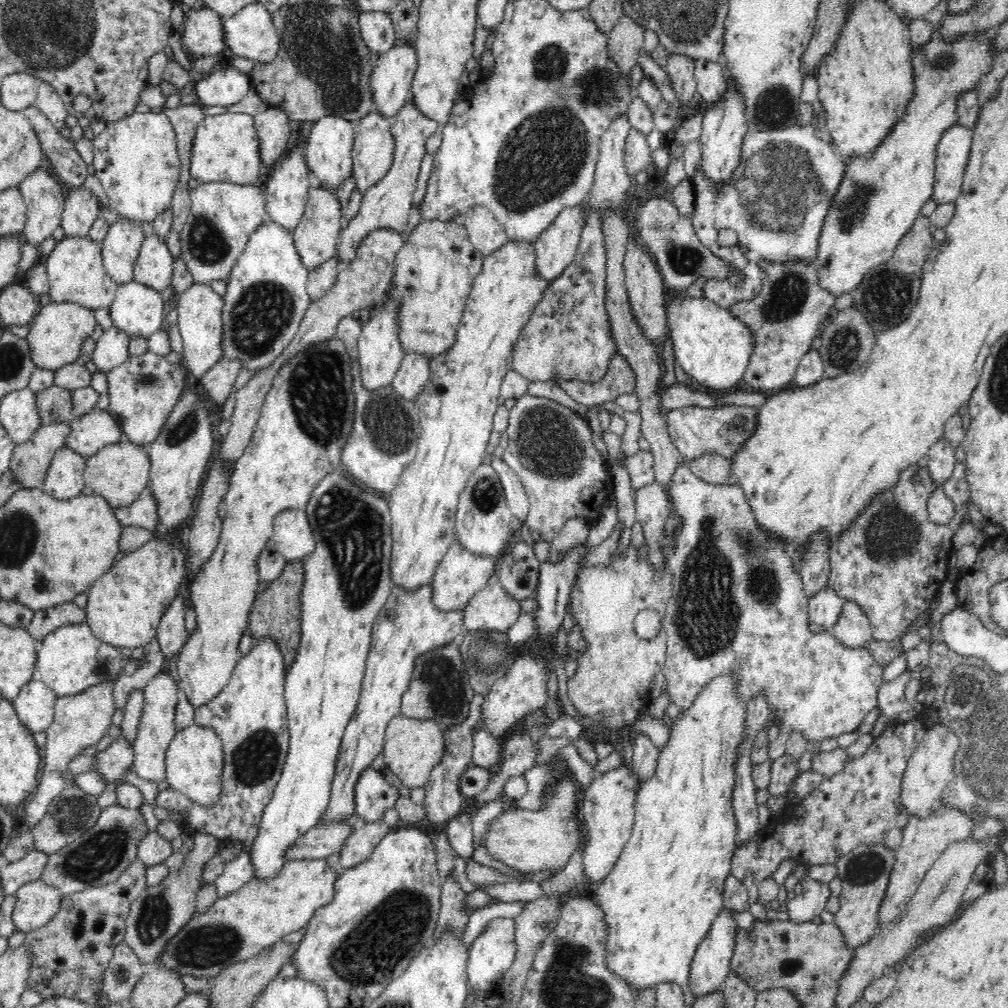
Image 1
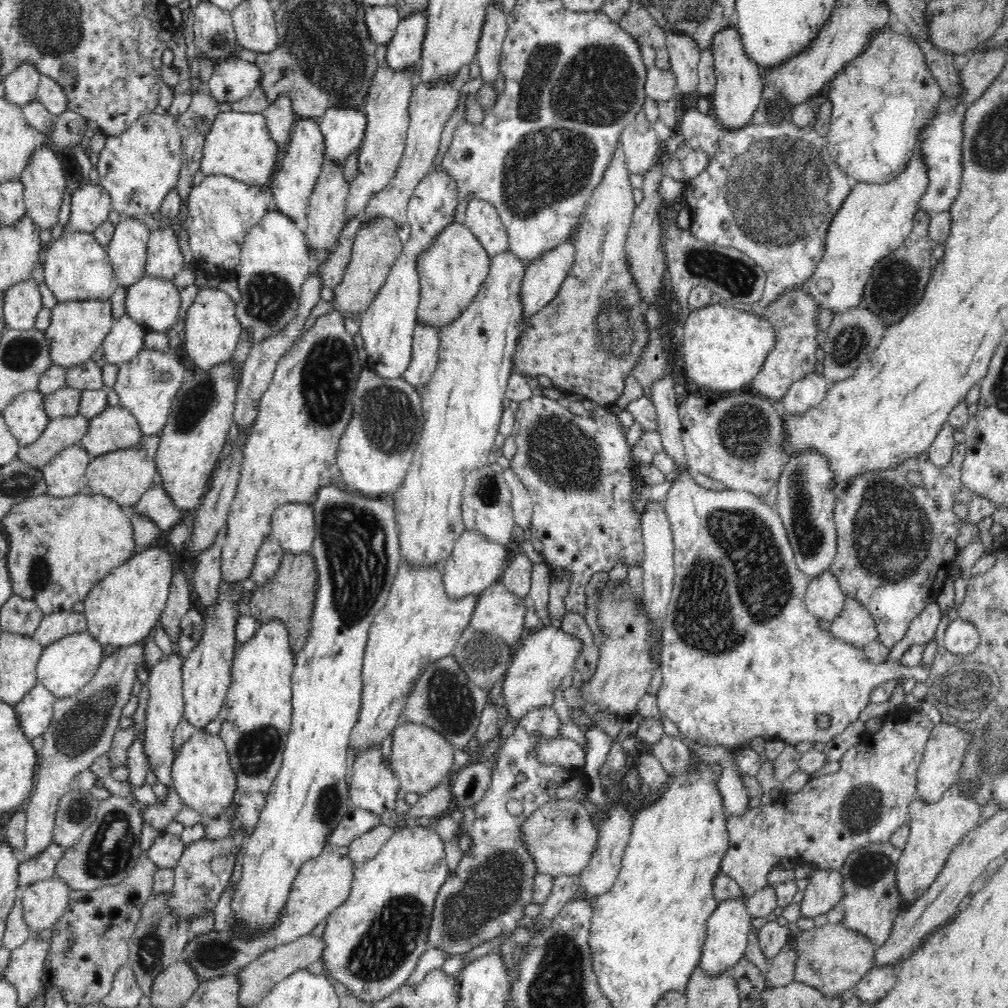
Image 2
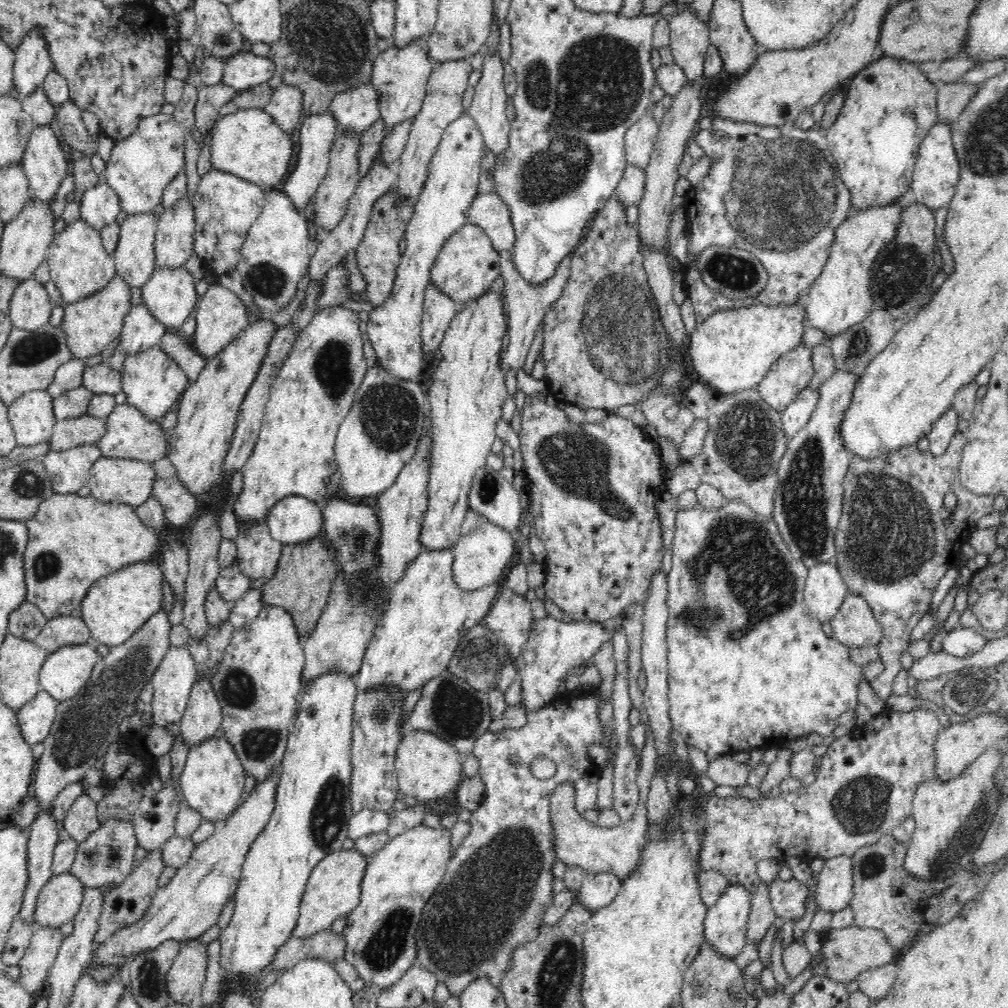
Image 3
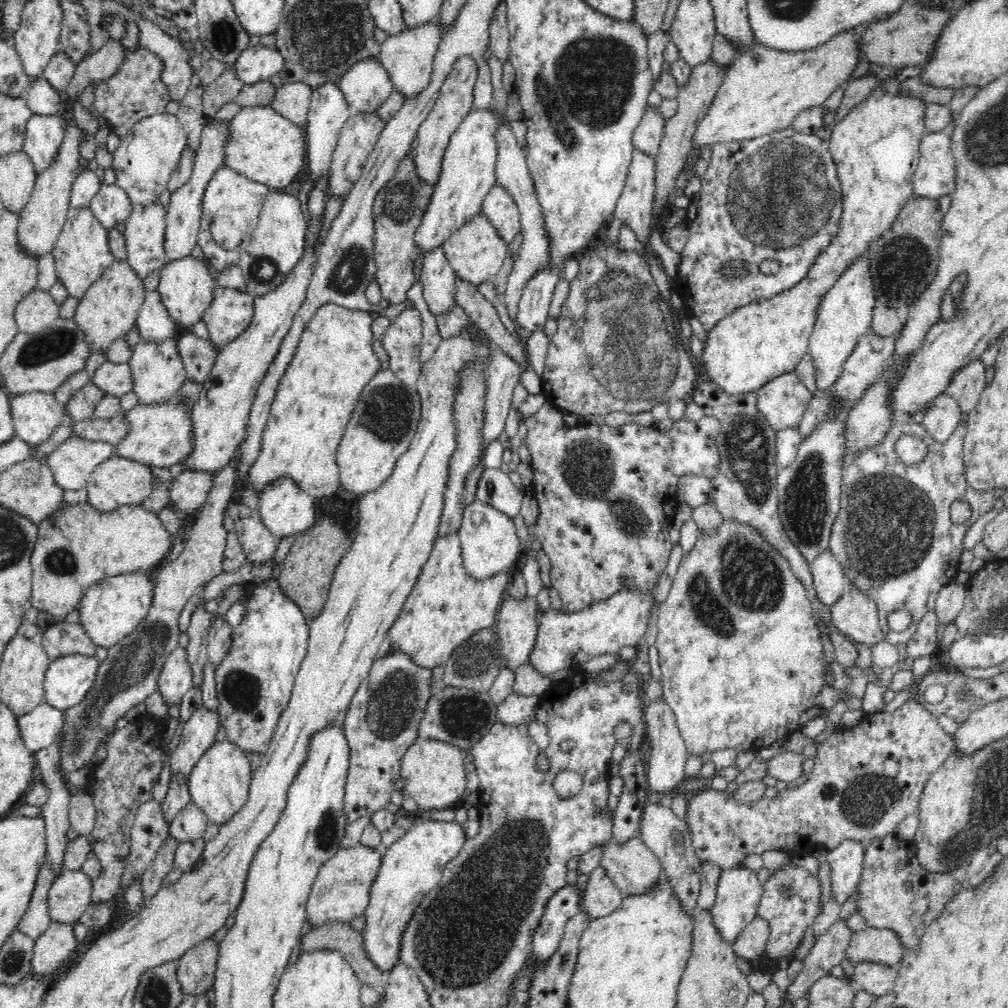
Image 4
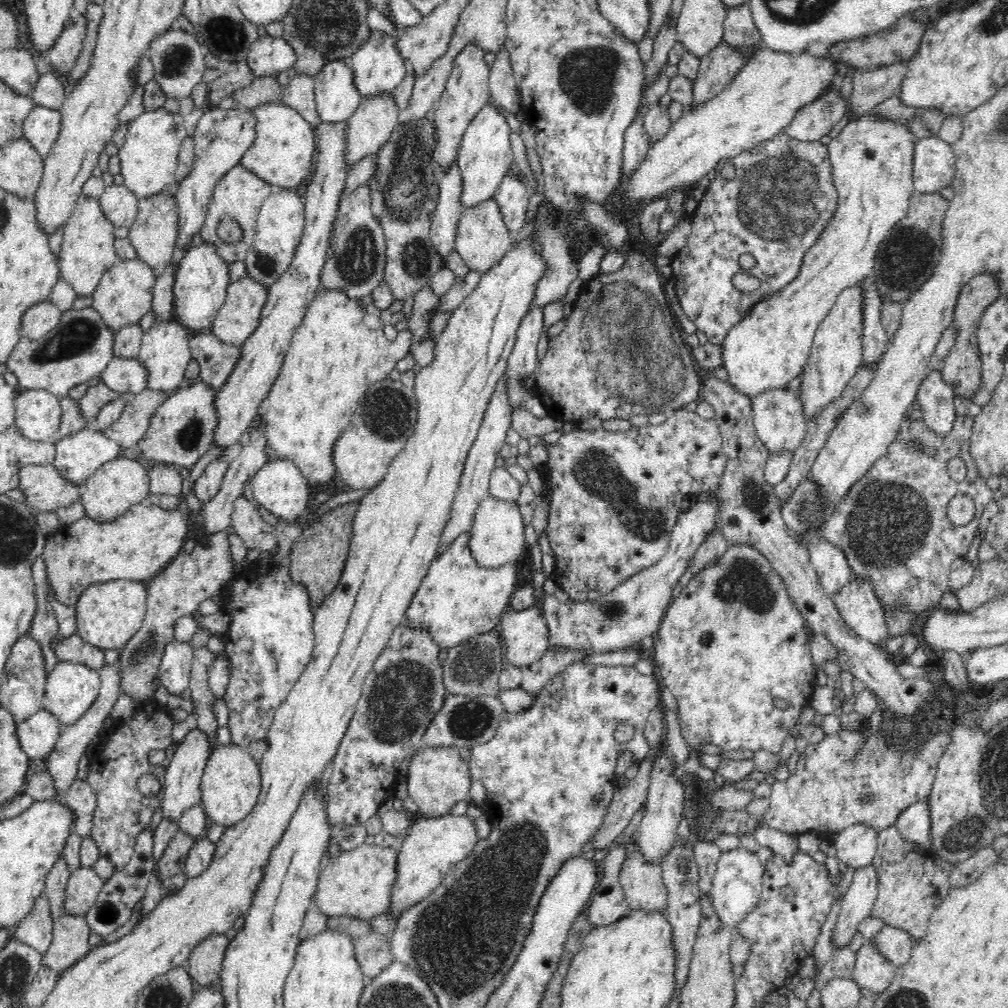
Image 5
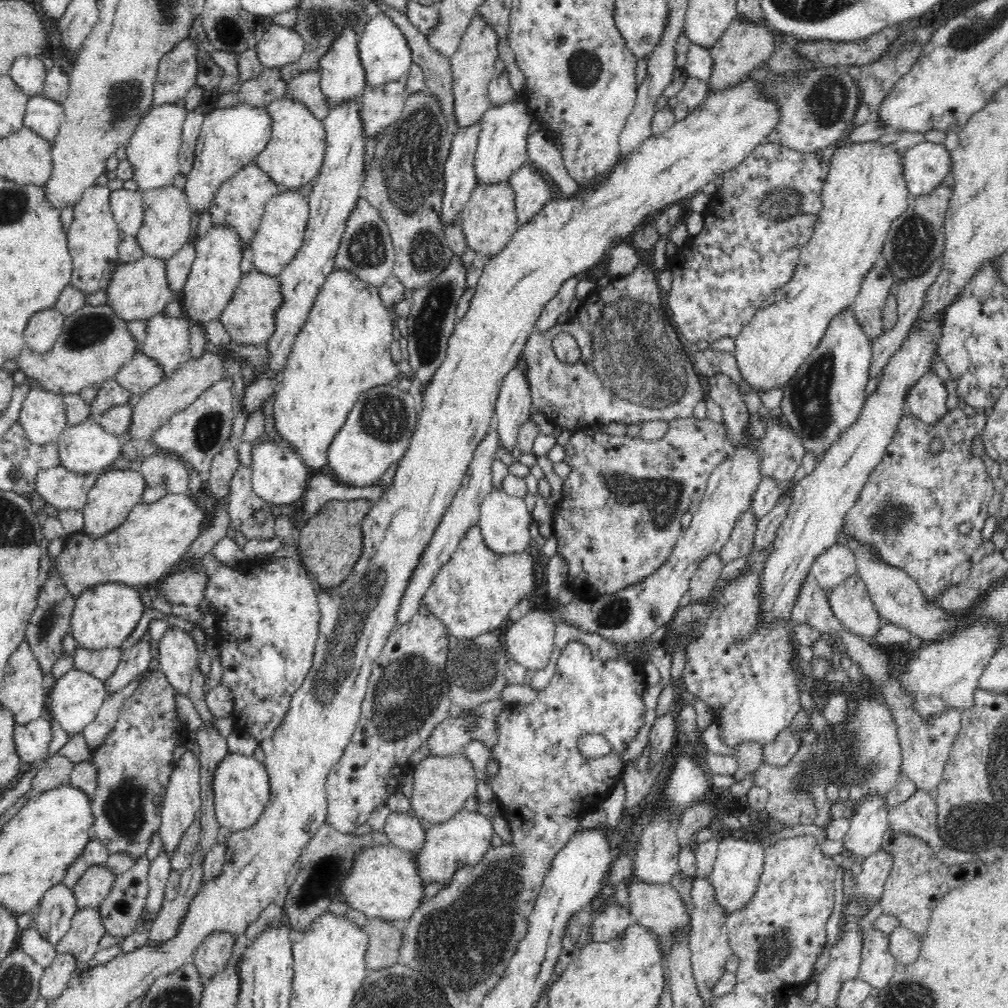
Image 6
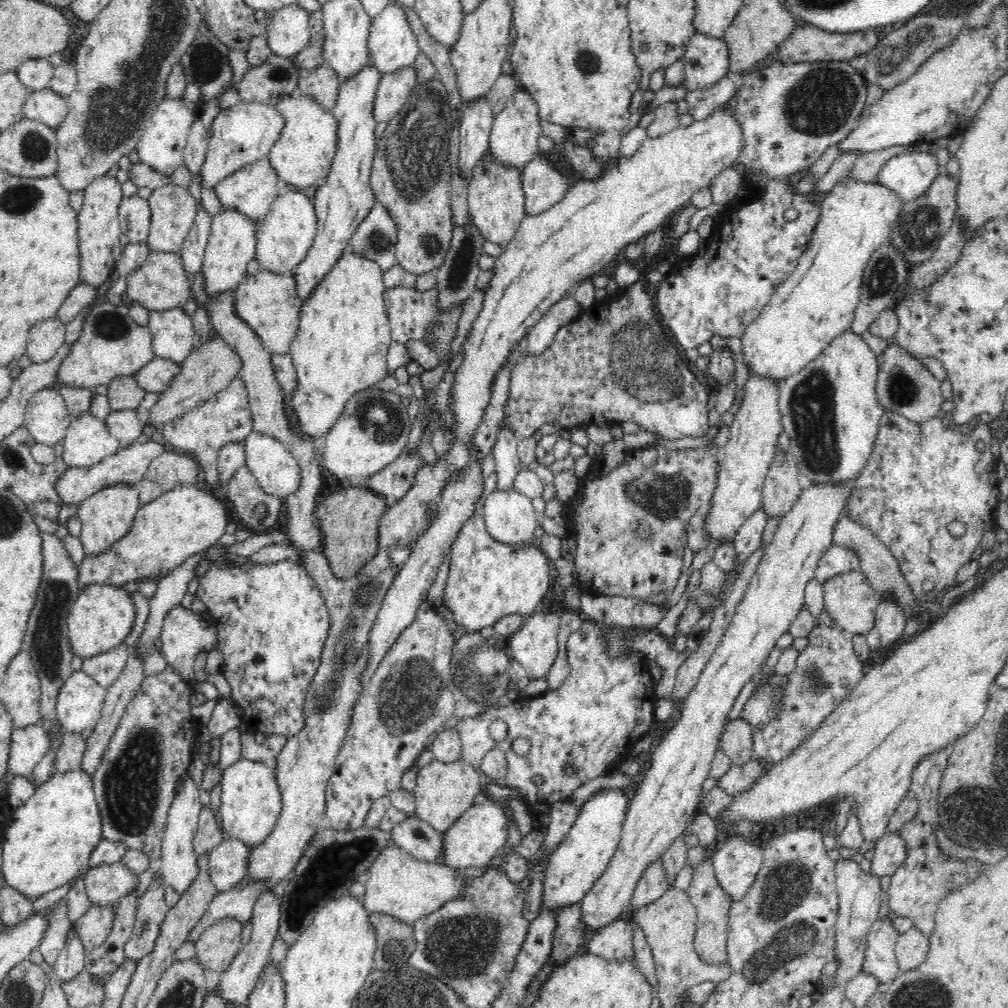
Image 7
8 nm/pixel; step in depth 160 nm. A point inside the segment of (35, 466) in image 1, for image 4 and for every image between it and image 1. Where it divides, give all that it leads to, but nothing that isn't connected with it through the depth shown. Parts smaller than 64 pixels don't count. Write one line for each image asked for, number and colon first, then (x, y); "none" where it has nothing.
2: (63, 432)
3: (85, 430)
4: (112, 430)

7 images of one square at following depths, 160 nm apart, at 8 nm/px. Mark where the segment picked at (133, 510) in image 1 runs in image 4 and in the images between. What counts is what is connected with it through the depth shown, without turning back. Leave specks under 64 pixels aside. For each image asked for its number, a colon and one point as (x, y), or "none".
2: (155, 503)
3: (179, 505)
4: (188, 491)

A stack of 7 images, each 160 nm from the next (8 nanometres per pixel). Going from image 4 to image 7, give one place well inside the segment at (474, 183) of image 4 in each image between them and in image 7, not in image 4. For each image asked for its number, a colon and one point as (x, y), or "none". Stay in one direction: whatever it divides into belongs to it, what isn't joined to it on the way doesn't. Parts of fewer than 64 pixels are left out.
5: (484, 156)
6: (502, 145)
7: (516, 129)

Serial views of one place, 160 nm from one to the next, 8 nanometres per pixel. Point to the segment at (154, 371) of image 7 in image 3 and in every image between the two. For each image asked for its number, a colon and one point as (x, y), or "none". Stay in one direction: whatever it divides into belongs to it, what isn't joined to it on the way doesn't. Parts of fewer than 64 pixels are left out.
3: (100, 379)
4: (115, 379)
5: (121, 374)
6: (139, 375)

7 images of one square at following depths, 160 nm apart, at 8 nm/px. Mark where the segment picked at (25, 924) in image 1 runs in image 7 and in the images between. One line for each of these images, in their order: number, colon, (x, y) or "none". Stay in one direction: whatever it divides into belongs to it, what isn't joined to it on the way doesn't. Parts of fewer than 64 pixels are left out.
2: (43, 902)
3: (60, 899)
4: (70, 895)
5: (84, 885)
6: (92, 889)
7: (106, 885)

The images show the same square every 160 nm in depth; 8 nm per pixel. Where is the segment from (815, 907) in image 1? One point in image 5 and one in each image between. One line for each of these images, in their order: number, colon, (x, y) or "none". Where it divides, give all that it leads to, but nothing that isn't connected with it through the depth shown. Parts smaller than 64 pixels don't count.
2: (825, 890)
3: (834, 891)
4: (846, 860)
5: (856, 846)

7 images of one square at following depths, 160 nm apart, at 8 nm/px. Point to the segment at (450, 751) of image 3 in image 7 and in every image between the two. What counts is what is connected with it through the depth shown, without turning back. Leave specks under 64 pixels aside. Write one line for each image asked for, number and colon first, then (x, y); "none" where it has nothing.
4: (433, 772)
5: (438, 778)
6: (442, 785)
7: (443, 792)

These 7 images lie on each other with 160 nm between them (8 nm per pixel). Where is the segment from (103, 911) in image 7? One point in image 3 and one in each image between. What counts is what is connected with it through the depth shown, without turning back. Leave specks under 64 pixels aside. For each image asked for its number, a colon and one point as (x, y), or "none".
3: (40, 955)
4: (57, 943)
5: (70, 933)
6: (81, 940)

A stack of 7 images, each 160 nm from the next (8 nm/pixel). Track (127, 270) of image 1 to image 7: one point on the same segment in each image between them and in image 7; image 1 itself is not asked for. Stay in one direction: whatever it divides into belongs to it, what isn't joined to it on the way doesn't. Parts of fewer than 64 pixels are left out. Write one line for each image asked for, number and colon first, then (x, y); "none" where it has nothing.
2: (127, 248)
3: (134, 260)
4: (144, 229)
5: (153, 234)
6: (167, 222)
7: (173, 208)

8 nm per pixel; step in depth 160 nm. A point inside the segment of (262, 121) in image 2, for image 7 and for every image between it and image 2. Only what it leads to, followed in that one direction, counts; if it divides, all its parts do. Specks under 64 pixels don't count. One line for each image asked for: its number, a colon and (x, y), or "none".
3: (248, 143)
4: (264, 146)
5: (283, 153)
6: (292, 158)
7: (302, 155)

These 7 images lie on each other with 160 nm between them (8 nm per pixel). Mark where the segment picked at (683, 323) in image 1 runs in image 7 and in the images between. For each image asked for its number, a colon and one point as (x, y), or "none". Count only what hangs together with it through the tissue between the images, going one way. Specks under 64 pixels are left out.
2: (723, 348)
3: (733, 350)
4: (875, 147)
5: (872, 157)
6: (864, 191)
7: (806, 313)

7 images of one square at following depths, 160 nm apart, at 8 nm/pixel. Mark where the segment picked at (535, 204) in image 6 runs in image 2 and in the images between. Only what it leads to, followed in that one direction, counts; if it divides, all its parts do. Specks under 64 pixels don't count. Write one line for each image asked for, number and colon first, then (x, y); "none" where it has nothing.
2: (481, 217)
3: (489, 211)
4: (499, 206)
5: (512, 196)

